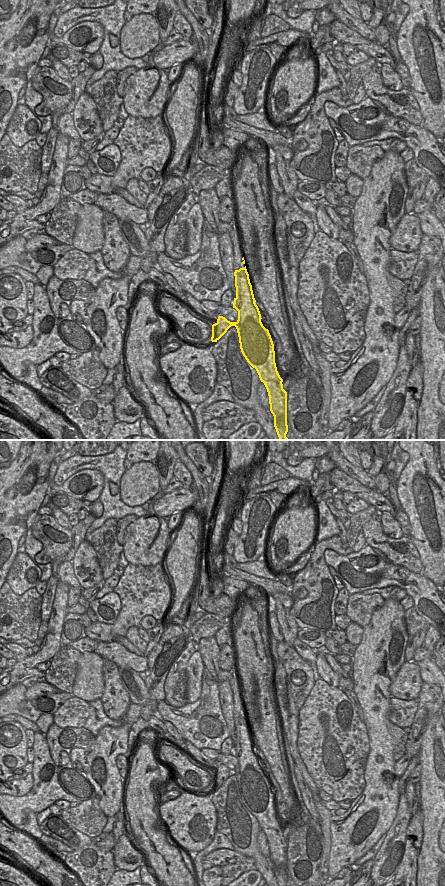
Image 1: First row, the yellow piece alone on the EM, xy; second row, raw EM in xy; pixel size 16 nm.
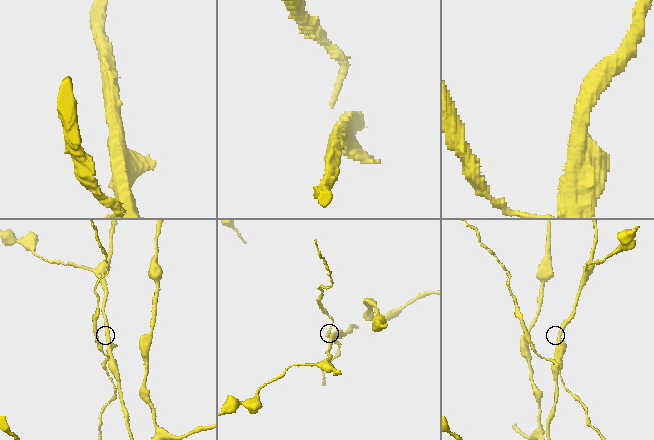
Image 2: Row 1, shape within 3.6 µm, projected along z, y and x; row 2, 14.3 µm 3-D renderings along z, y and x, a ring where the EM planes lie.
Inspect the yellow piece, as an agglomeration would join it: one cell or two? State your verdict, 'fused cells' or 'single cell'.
fused cells

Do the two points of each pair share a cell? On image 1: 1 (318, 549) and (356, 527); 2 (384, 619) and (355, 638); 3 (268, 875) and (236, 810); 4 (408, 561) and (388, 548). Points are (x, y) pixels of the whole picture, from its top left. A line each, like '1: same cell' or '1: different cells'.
1: different cells
2: different cells
3: same cell
4: same cell

